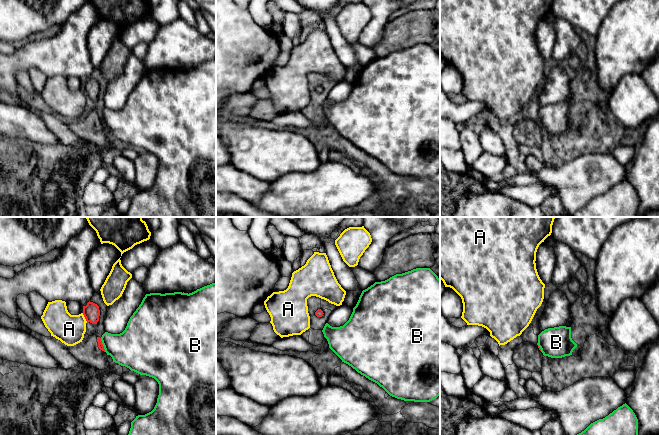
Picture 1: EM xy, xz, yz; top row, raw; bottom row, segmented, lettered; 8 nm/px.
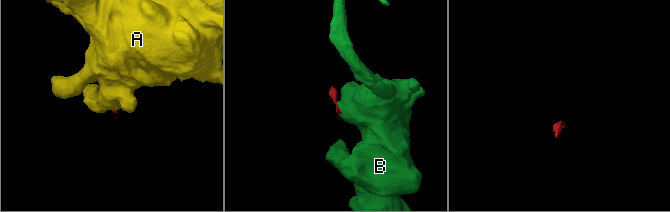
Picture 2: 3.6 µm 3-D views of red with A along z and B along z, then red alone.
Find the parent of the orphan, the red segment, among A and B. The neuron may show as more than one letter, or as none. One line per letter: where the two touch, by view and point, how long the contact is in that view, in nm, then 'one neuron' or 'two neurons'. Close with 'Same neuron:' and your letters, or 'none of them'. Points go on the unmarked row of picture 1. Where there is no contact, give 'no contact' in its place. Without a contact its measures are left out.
A: xy (84, 92) | 80 nm | two neurons
B: xy (102, 121) | 120 nm | two neurons
Same neuron: none of them

